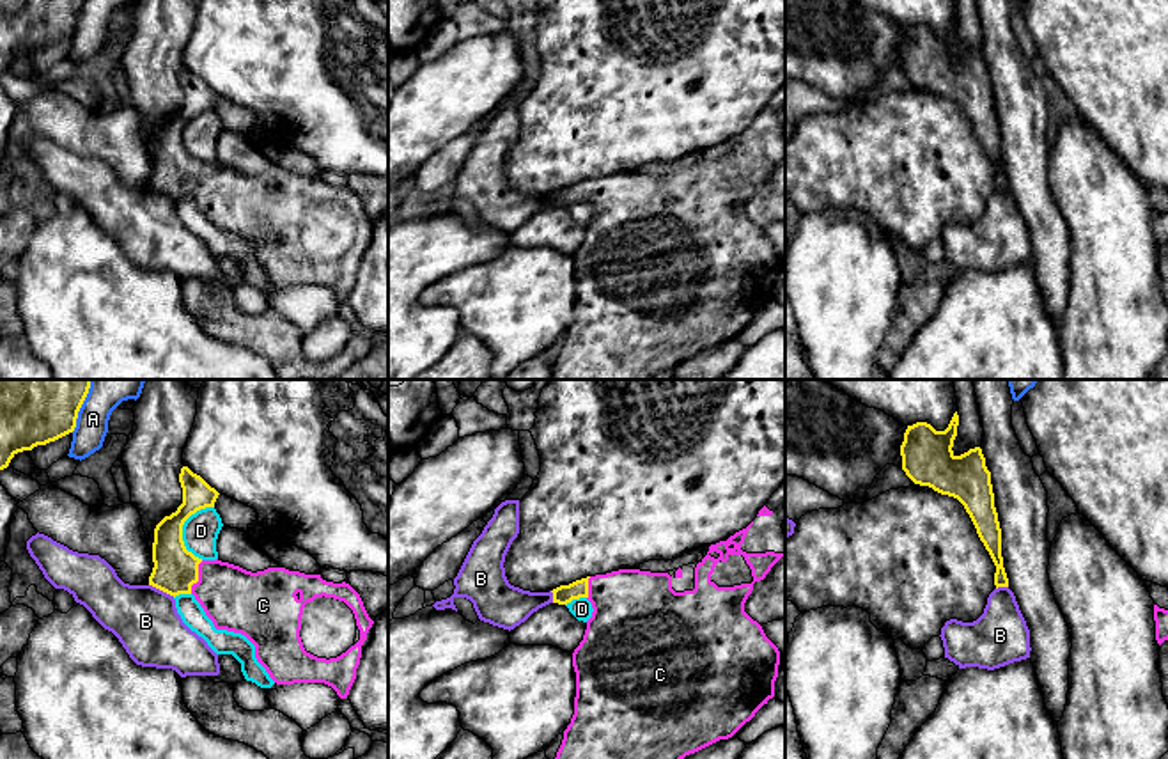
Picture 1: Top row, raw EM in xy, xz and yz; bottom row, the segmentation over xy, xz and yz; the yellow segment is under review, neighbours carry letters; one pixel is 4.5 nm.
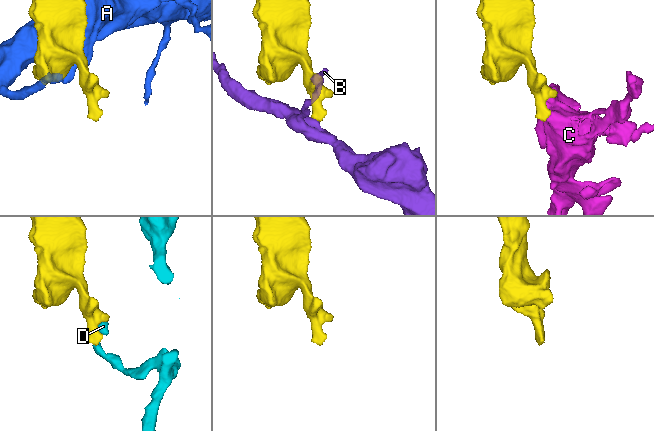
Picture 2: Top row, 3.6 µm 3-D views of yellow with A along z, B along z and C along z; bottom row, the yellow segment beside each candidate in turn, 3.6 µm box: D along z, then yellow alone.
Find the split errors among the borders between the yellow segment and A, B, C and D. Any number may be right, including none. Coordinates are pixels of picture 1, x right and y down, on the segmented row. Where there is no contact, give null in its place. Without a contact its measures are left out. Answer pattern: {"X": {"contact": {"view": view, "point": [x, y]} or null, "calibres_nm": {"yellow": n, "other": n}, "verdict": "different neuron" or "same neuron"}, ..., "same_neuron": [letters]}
{"A": {"contact": {"view": "xy", "point": [80, 406]}, "calibres_nm": {"yellow": 400, "other": 200}, "verdict": "different neuron"}, "B": {"contact": {"view": "xy", "point": [162, 589]}, "calibres_nm": {"yellow": 200, "other": 300}, "verdict": "different neuron"}, "C": {"contact": {"view": "xy", "point": [197, 577]}, "calibres_nm": {"yellow": 200, "other": 280}, "verdict": "same neuron"}, "D": {"contact": {"view": "xy", "point": [181, 527]}, "calibres_nm": {"yellow": 200, "other": 160}, "verdict": "different neuron"}, "same_neuron": ["C"]}

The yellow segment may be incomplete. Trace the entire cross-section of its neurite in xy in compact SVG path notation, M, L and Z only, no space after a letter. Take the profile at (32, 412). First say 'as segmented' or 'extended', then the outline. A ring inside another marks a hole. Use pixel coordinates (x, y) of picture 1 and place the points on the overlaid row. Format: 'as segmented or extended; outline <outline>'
as segmented; outline M0 380L0 470L18 452L73 433L89 388L90 380Z

